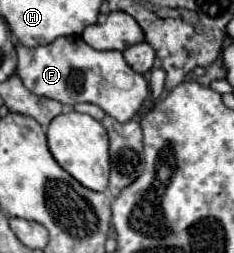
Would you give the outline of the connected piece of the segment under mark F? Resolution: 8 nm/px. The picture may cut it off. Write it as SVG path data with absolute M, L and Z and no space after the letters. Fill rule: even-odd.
M59 37L53 43L47 45L37 45L33 49L23 47L17 43L17 75L21 77L23 85L27 89L31 89L31 93L41 95L41 97L49 97L55 99L67 107L75 107L77 103L95 103L99 105L107 115L111 115L113 119L125 123L131 121L135 117L135 113L141 109L143 99L147 97L147 81L143 79L143 75L135 73L123 59L121 51L97 51L93 47L89 47L81 37ZM119 77L125 77L125 85L117 83Z

